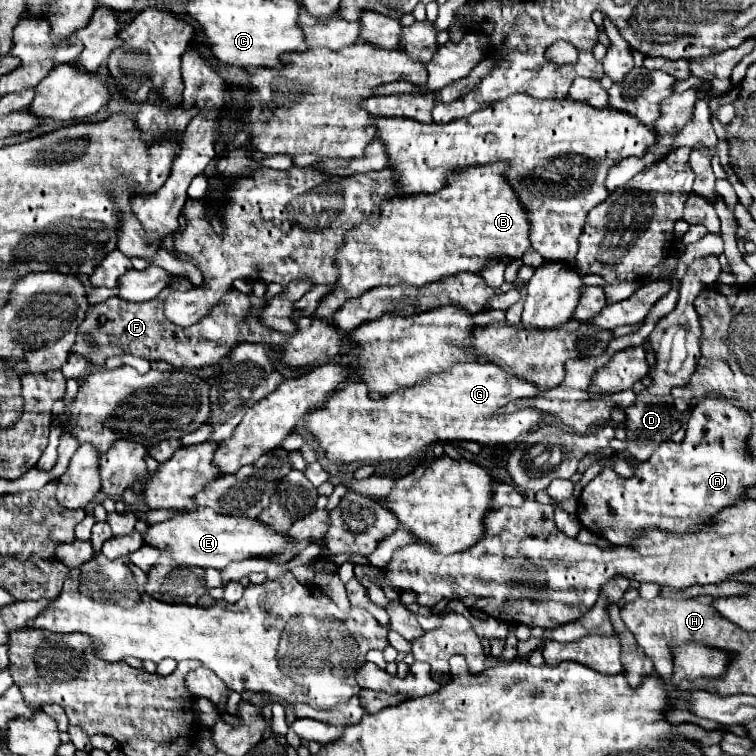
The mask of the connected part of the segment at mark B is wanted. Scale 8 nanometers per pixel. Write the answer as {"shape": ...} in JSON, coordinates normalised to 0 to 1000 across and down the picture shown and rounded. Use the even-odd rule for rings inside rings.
{"shape":[[[648,214],[640,220],[619,220],[614,225],[601,225],[585,251],[574,257],[550,257],[550,259],[524,259],[503,270],[503,294],[476,294],[455,310],[455,320],[447,325],[442,339],[442,349],[447,354],[447,370],[442,373],[442,384],[434,386],[421,407],[415,410],[415,421],[439,421],[439,415],[463,396],[479,392],[489,381],[505,376],[545,376],[563,378],[569,373],[579,373],[582,368],[606,362],[606,360],[638,360],[646,349],[659,347],[659,339],[672,336],[677,341],[688,341],[693,331],[701,328],[701,299],[696,291],[696,280],[683,265],[677,246],[667,238],[667,225],[672,220],[667,214]]]}

